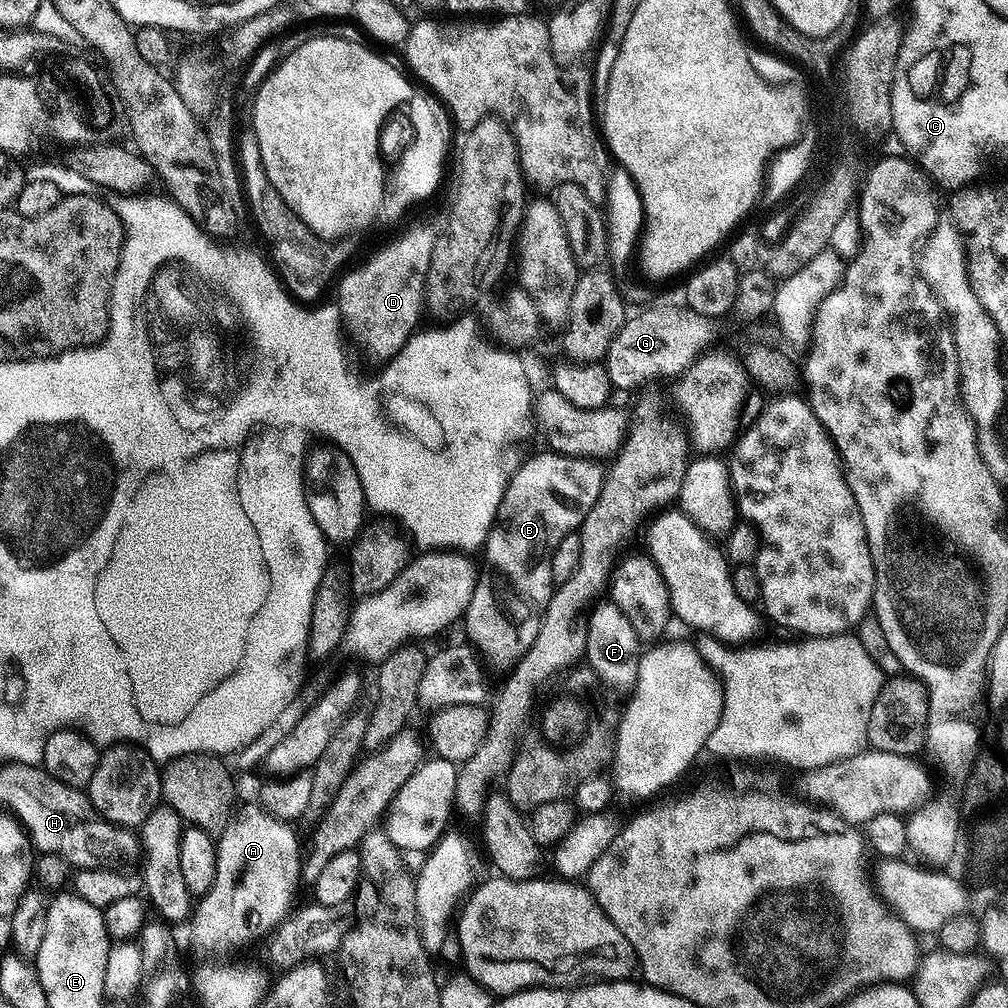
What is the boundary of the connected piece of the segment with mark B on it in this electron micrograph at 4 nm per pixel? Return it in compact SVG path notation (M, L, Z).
M551 450L543 451L529 460L527 457L521 463L502 494L496 520L492 523L482 549L484 568L482 564L470 606L462 617L462 625L468 631L472 648L483 657L488 656L496 663L507 666L521 660L530 650L534 638L538 638L538 626L554 591L552 549L558 546L558 542L562 542L562 538L566 538L566 534L576 532L586 514L590 514L590 506L598 502L606 471L605 465L596 458L563 456Z

